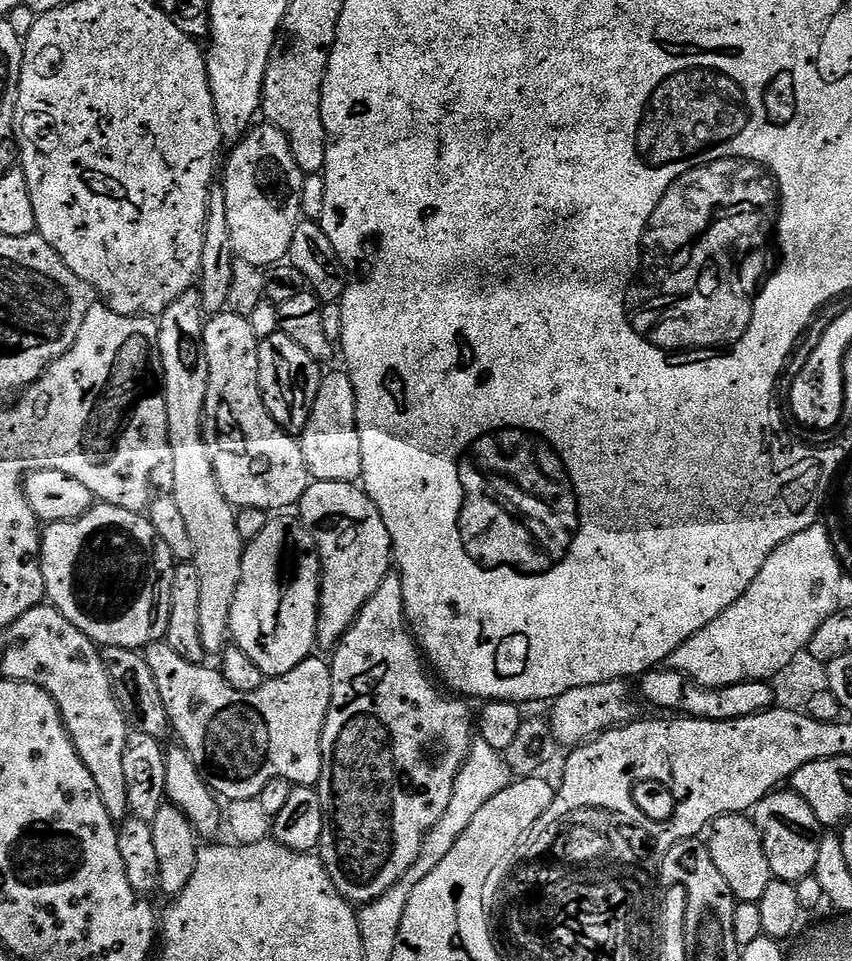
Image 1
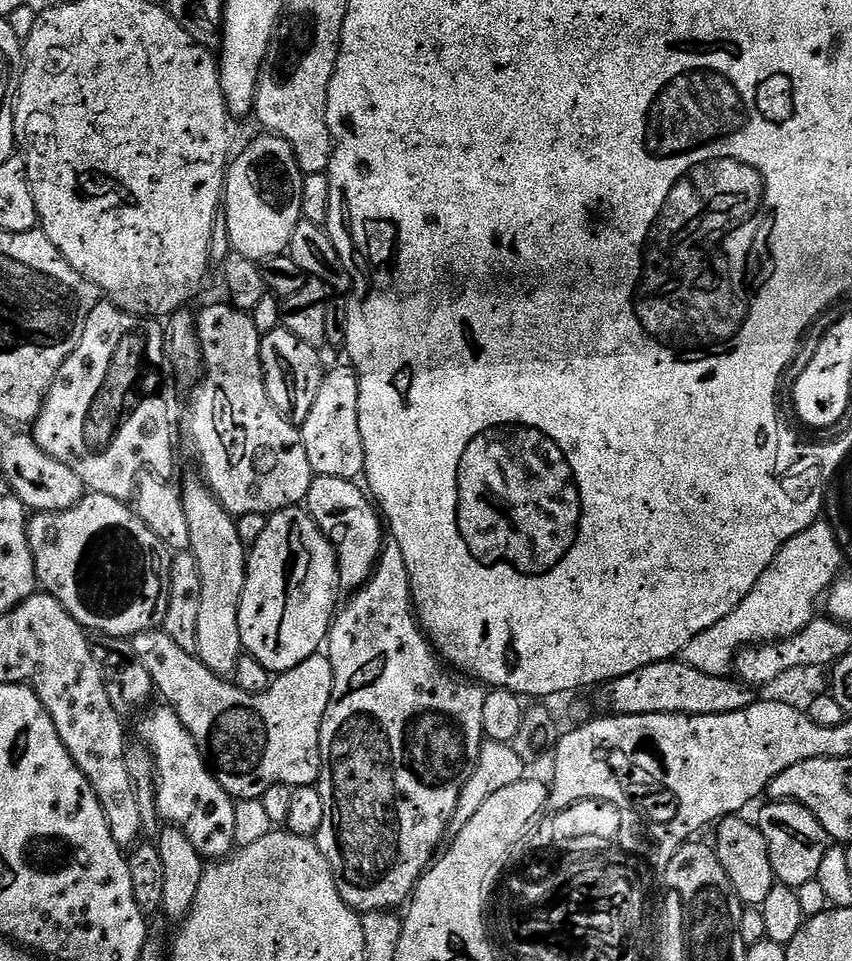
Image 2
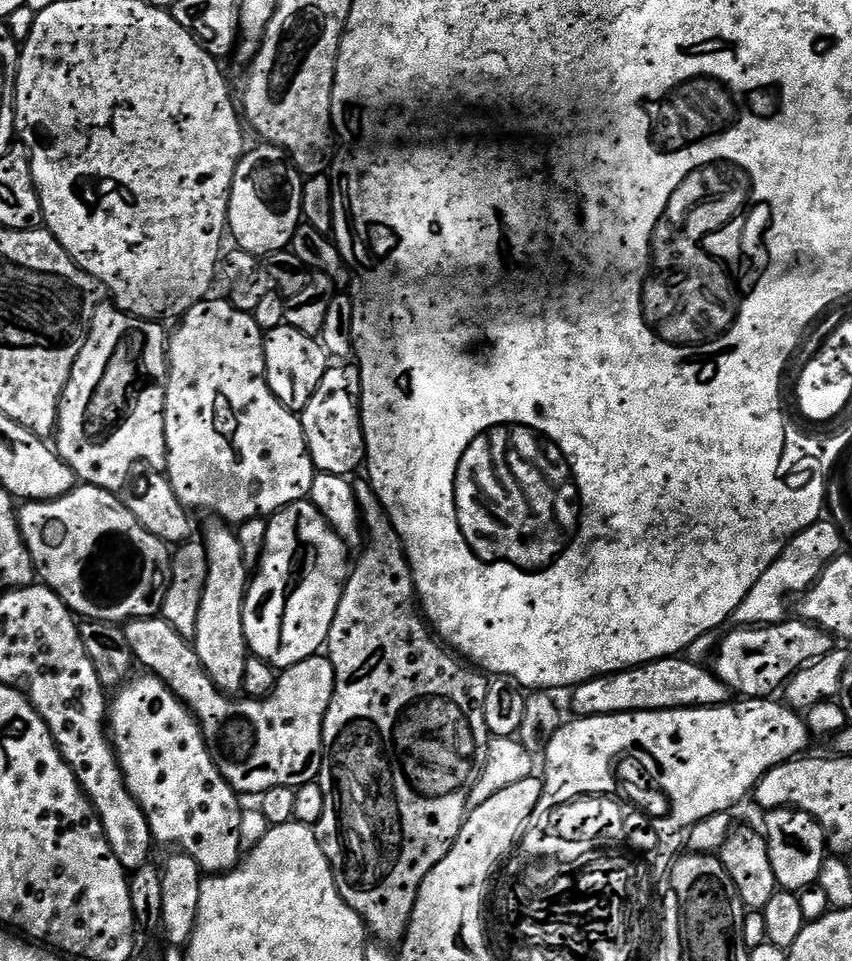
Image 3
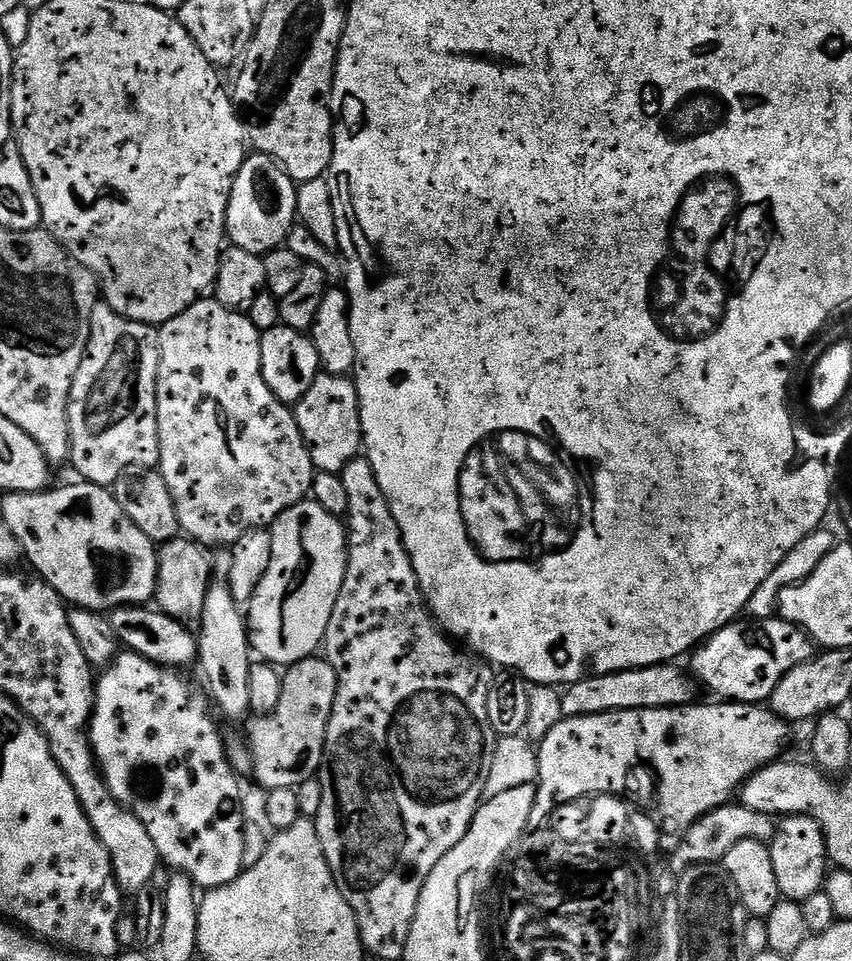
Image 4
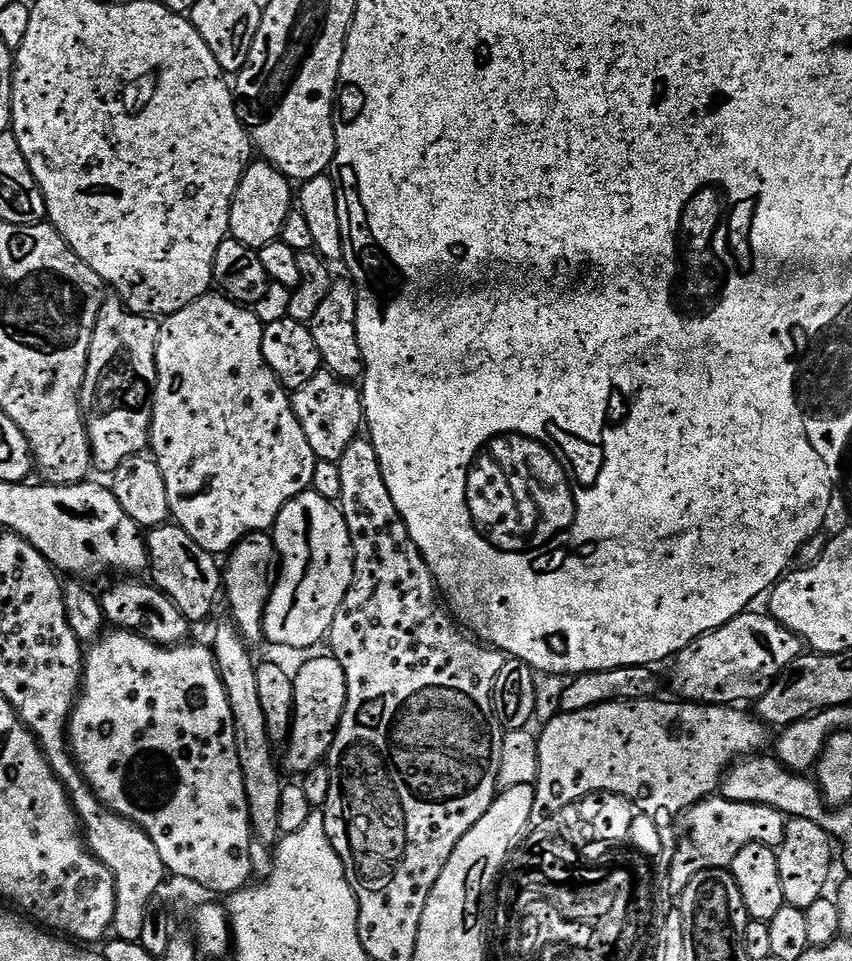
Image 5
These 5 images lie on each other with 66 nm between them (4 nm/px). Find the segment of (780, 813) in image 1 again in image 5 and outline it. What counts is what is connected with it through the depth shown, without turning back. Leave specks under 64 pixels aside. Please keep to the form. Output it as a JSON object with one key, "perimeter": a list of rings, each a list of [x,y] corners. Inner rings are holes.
{"perimeter":[[[789,819],[786,834],[776,849],[778,874],[782,874],[782,894],[784,903],[795,908],[814,906],[825,895],[824,887],[828,884],[828,875],[832,872],[833,837],[818,822],[813,820]]]}

